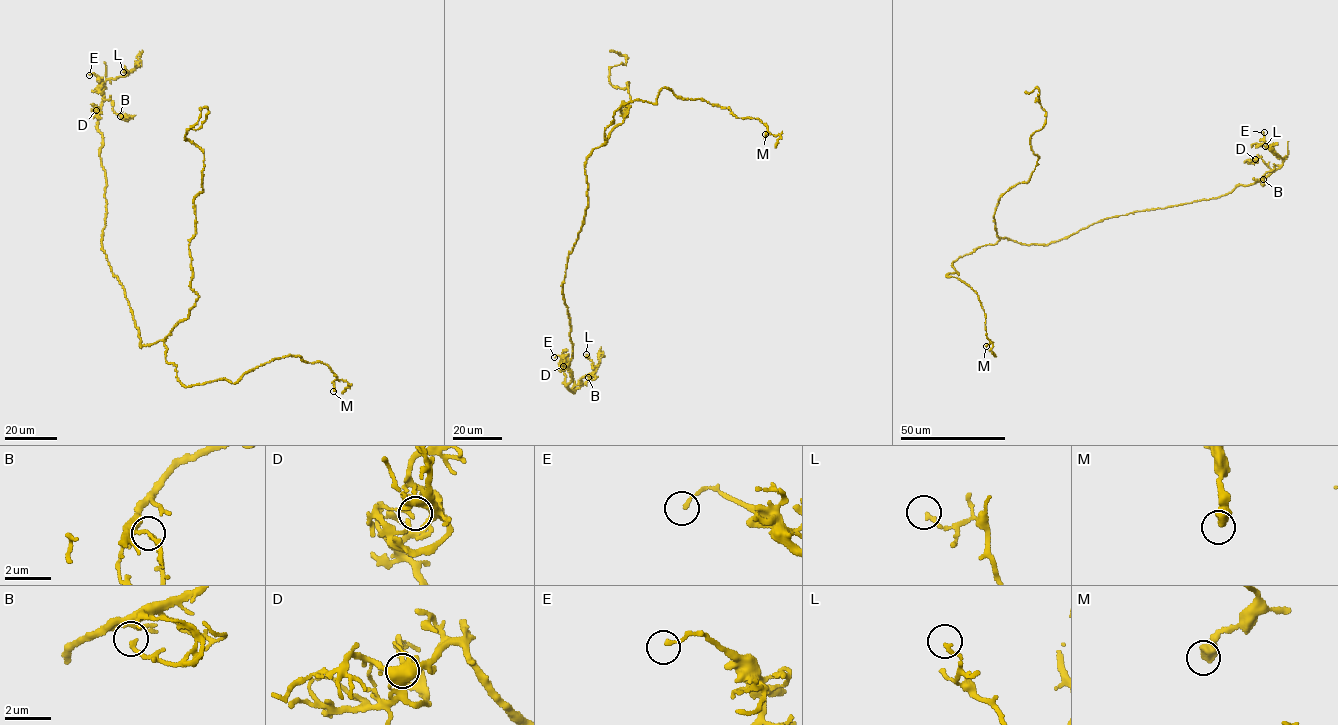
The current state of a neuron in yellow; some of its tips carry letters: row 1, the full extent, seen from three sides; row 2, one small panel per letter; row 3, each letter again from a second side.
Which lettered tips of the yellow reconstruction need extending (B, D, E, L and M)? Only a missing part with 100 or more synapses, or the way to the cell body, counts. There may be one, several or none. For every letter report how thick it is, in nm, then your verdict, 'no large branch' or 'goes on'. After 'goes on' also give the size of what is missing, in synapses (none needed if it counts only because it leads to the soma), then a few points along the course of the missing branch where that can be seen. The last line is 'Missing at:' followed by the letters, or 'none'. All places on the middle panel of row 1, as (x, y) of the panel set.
B: 140 nm thick; no large branch
D: 160 nm thick; no large branch
E: 150 nm thick; no large branch
L: 150 nm thick; no large branch
M: 500 nm thick; no large branch
Missing at: none

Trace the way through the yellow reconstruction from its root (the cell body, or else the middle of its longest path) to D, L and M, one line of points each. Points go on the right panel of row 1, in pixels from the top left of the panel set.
D: (1039, 244), (1067, 238), (1107, 218), (1229, 193), (1271, 172), (1260, 157), (1255, 159)
L: (1039, 244), (1067, 238), (1107, 218), (1218, 198), (1237, 186), (1255, 183), (1287, 157), (1280, 158), (1265, 146)
M: (1039, 244), (1000, 237), (952, 263), (958, 273), (947, 276), (971, 287), (984, 311), (990, 341), (986, 346)

